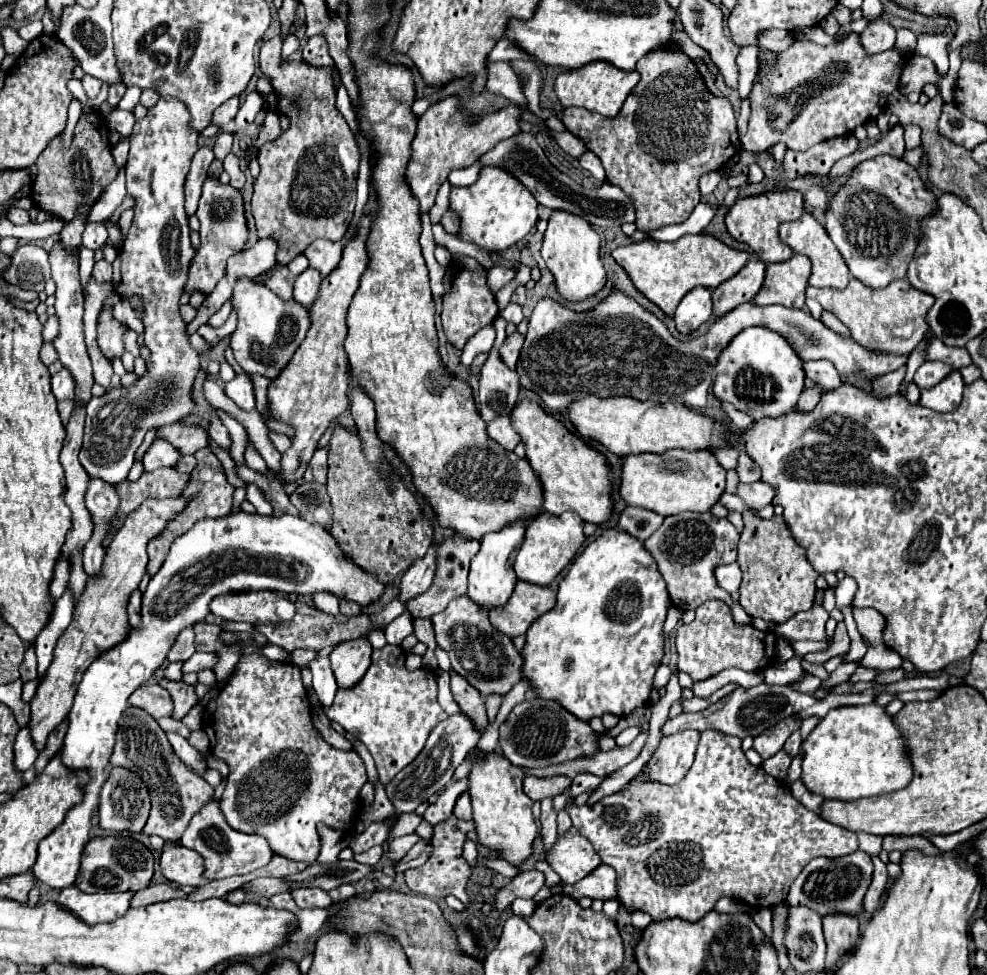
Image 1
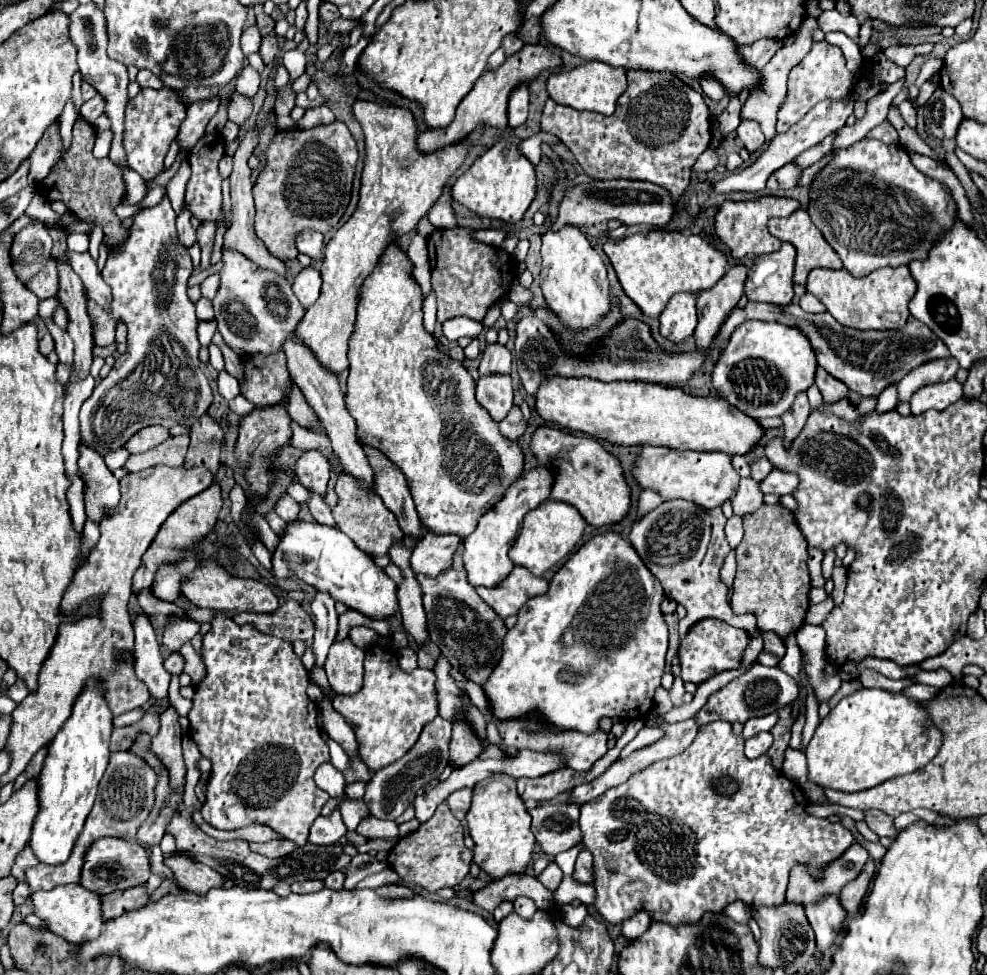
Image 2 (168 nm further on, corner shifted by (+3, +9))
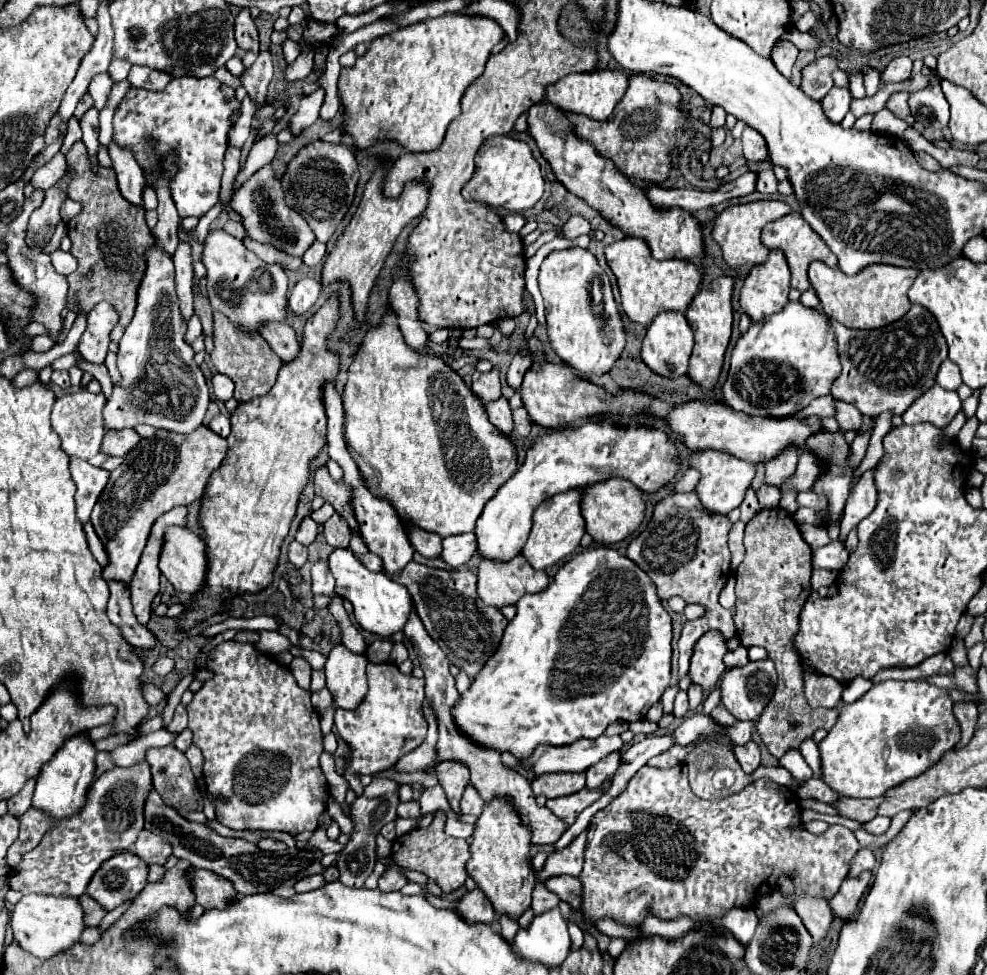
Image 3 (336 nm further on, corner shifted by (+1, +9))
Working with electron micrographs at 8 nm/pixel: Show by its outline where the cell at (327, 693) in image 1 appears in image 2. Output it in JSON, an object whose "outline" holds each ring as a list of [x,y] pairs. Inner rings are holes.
{"outline":[[[316,592],[312,600],[312,614],[314,614],[314,654],[316,654],[316,666],[324,666],[328,648],[334,644],[336,628],[338,628],[338,614],[334,610],[334,600],[328,596],[328,592]]]}

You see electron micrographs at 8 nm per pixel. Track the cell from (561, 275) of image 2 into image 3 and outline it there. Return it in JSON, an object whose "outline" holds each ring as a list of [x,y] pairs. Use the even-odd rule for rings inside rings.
{"outline":[[[580,246],[554,250],[540,266],[538,284],[546,306],[550,344],[556,354],[564,362],[580,370],[582,378],[588,378],[590,374],[610,372],[626,340],[622,318],[614,302],[610,278],[600,268],[596,256]]]}

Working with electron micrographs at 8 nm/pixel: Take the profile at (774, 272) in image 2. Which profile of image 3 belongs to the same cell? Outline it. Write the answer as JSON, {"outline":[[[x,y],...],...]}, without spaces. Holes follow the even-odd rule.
{"outline":[[[772,250],[764,264],[750,270],[740,290],[740,306],[754,320],[764,320],[788,304],[790,268],[782,250]]]}

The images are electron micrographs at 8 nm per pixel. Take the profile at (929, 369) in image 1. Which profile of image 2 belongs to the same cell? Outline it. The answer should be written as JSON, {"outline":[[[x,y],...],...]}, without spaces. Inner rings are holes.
{"outline":[[[938,358],[938,360],[926,362],[924,366],[914,368],[910,374],[906,374],[898,382],[898,404],[908,402],[912,398],[912,394],[922,386],[952,380],[956,376],[958,368],[960,366],[954,358]]]}

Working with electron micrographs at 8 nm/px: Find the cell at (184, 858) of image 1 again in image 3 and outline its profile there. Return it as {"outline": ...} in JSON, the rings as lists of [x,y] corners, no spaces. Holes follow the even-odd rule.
{"outline":[[[190,868],[188,878],[192,884],[192,892],[196,896],[196,904],[200,904],[206,910],[224,908],[226,900],[232,900],[234,896],[238,896],[238,892],[230,884],[230,880],[226,880],[220,874],[214,874],[210,870]]]}

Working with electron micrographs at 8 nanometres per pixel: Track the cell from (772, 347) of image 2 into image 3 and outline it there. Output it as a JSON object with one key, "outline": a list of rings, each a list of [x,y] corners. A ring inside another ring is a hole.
{"outline":[[[788,302],[784,312],[778,312],[762,322],[752,322],[748,332],[738,338],[730,356],[730,370],[722,386],[722,394],[726,404],[738,412],[746,412],[750,416],[786,418],[808,406],[810,400],[830,394],[830,384],[836,380],[838,372],[840,362],[836,340],[826,316],[822,316],[818,310],[806,308],[800,302]]]}

